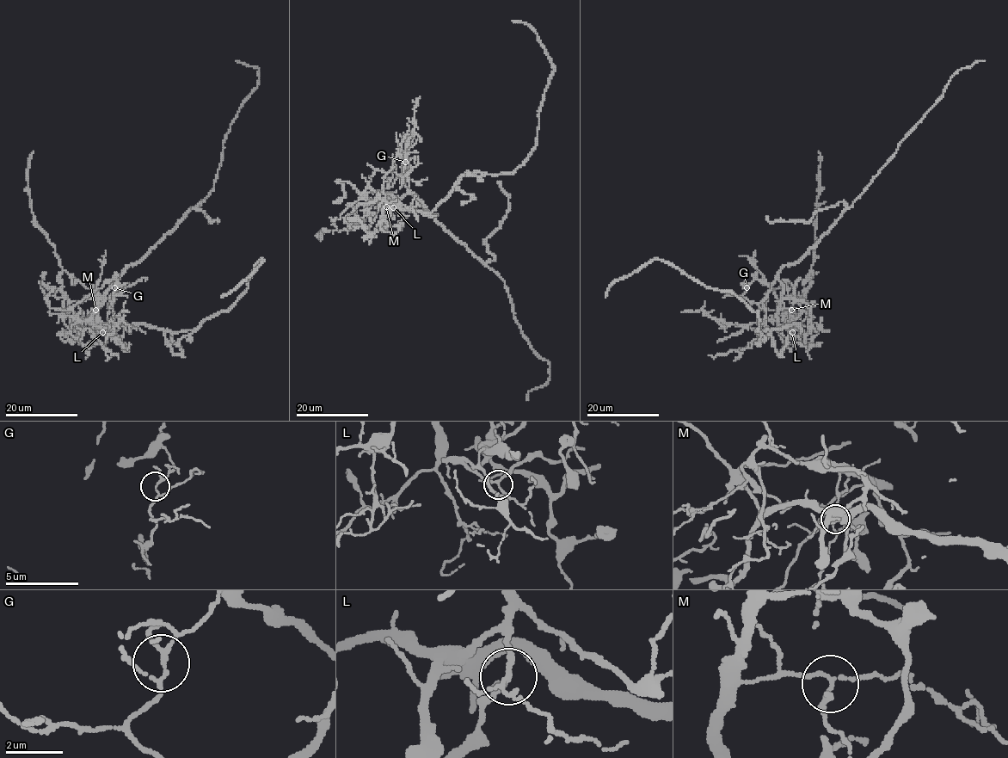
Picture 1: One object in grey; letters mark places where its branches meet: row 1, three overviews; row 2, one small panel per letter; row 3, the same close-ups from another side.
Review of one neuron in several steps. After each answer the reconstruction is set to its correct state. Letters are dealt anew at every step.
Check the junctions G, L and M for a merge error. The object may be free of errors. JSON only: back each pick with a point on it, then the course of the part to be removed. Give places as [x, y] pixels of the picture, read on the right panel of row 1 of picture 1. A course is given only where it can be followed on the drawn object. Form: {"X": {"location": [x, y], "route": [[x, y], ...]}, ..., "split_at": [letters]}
{"G": {"location": [746, 287], "route": [[746, 286], [743, 296], [759, 303], [777, 274], [795, 263], [852, 205], [949, 80], [961, 68], [985, 61]]}, "split_at": ["G"]}

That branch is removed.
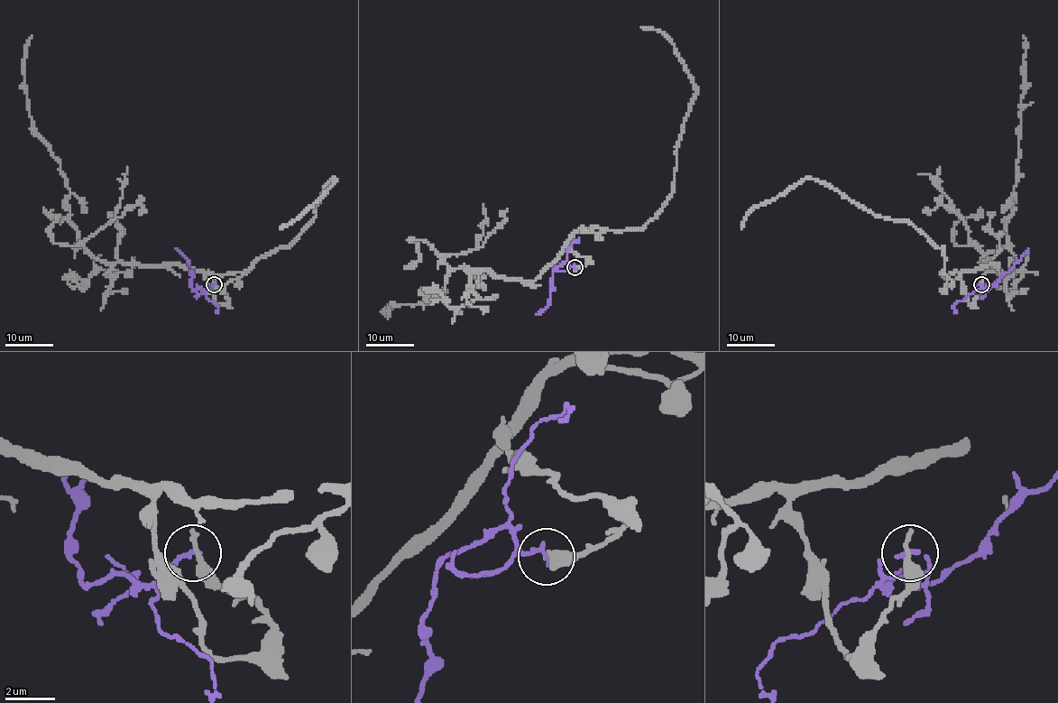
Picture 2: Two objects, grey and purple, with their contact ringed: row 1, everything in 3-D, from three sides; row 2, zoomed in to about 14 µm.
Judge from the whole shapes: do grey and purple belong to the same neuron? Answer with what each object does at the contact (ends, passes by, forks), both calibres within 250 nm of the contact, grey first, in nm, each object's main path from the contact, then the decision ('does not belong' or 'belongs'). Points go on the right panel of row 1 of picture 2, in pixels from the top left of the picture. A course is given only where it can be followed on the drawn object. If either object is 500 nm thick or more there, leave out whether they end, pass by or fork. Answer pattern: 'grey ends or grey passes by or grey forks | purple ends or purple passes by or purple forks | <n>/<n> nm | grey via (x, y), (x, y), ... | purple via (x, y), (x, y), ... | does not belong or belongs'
grey ends | purple ends | 380/220 nm | grey via (982, 284), (970, 305), (960, 275), (997, 264), (982, 259), (1008, 242), (1025, 79), (1023, 36) | purple via (982, 284), (976, 291), (979, 288), (984, 291), (994, 284), (1028, 249) | does not belong

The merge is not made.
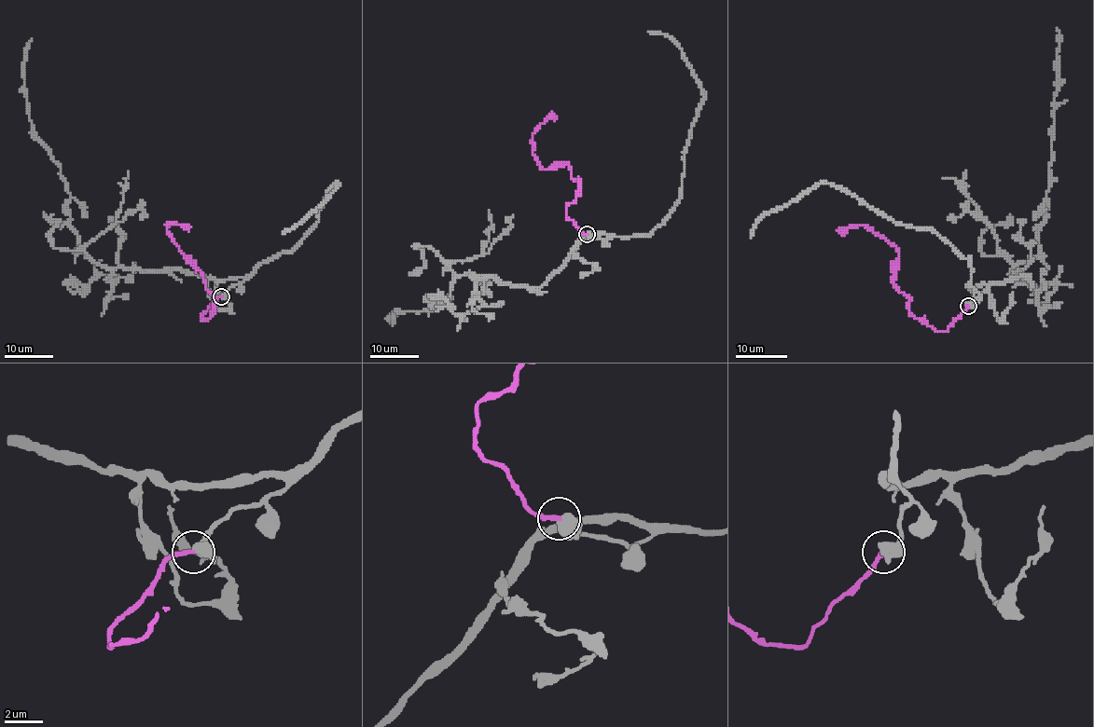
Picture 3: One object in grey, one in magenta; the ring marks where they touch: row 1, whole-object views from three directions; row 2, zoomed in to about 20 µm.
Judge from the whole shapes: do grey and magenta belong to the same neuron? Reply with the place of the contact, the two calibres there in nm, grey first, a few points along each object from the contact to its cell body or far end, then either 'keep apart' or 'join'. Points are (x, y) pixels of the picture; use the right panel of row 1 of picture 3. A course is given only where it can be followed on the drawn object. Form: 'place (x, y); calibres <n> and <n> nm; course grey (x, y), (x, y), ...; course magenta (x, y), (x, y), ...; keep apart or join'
place (968, 306); calibres 700 and 240 nm; course grey (968, 306), (976, 292), (969, 285), (1028, 276), (1012, 270), (1040, 252), (1059, 75), (1056, 29); course magenta (968, 306), (935, 330), (913, 317), (892, 277), (898, 250), (866, 226), (843, 228), (842, 236); join

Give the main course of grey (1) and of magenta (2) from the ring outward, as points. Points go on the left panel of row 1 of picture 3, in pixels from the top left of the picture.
1: (221, 297), (244, 279), (107, 268), (79, 246), (68, 222), (66, 179), (29, 114), (23, 65), (31, 39)
2: (221, 297), (200, 320), (211, 315), (213, 299), (200, 270), (167, 233), (166, 224), (182, 225), (189, 232)

